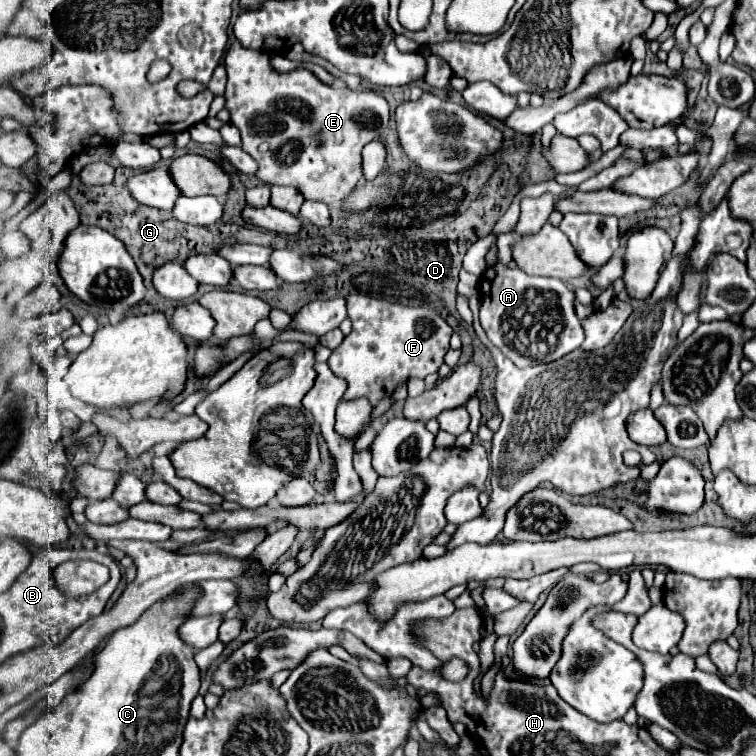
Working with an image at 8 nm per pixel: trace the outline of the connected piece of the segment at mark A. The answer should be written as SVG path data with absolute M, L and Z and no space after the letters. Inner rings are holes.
M490 266L480 282L480 324L490 342L518 368L554 362L584 342L582 324L574 312L574 292L558 278L526 276L520 268ZM552 330L552 348L550 348Z

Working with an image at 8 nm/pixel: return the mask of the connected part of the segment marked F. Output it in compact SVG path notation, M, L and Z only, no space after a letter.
M352 294L346 300L352 332L332 350L328 360L330 370L348 382L344 400L366 396L372 404L378 404L382 398L392 396L398 382L414 376L426 378L444 362L442 358L450 348L452 328L432 308L404 306L364 294Z

